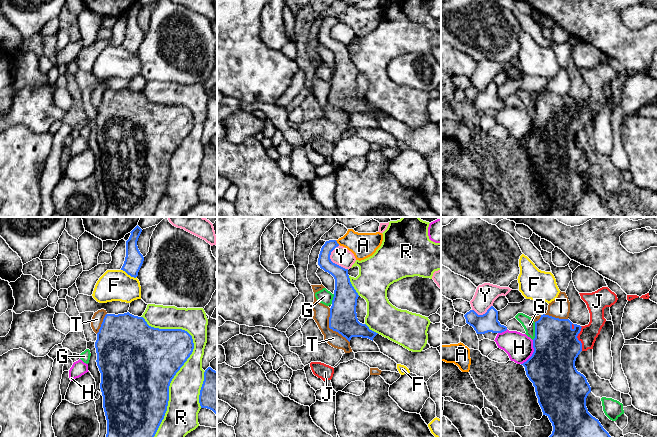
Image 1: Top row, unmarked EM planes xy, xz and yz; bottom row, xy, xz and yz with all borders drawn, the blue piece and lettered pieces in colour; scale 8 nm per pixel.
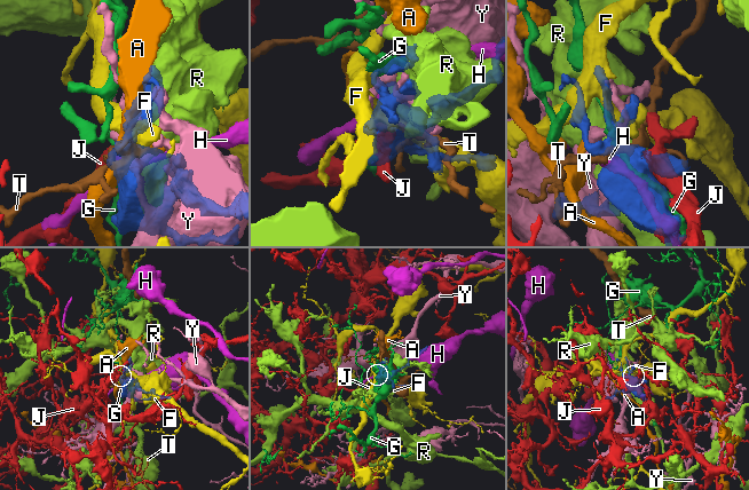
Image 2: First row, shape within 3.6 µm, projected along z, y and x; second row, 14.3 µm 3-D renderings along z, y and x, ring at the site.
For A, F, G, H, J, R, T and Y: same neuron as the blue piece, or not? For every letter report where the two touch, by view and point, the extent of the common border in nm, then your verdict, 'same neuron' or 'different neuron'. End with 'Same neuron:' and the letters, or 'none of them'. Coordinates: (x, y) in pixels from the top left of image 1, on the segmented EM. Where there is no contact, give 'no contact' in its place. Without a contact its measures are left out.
A: xz (336, 242) | 50 nm | different neuron
F: xy (129, 274) | 140 nm | different neuron
G: yz (535, 331) | 150 nm | different neuron
H: yz (533, 353) | 220 nm | different neuron
J: yz (577, 338) | 200 nm | same neuron
R: xy (186, 360) | 950 nm | different neuron
T: xz (330, 328) | 320 nm | different neuron
Y: xz (331, 261) | 220 nm | different neuron
Same neuron: J

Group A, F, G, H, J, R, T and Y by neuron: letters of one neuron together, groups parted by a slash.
A / F / G / H / J / R / T / Y

